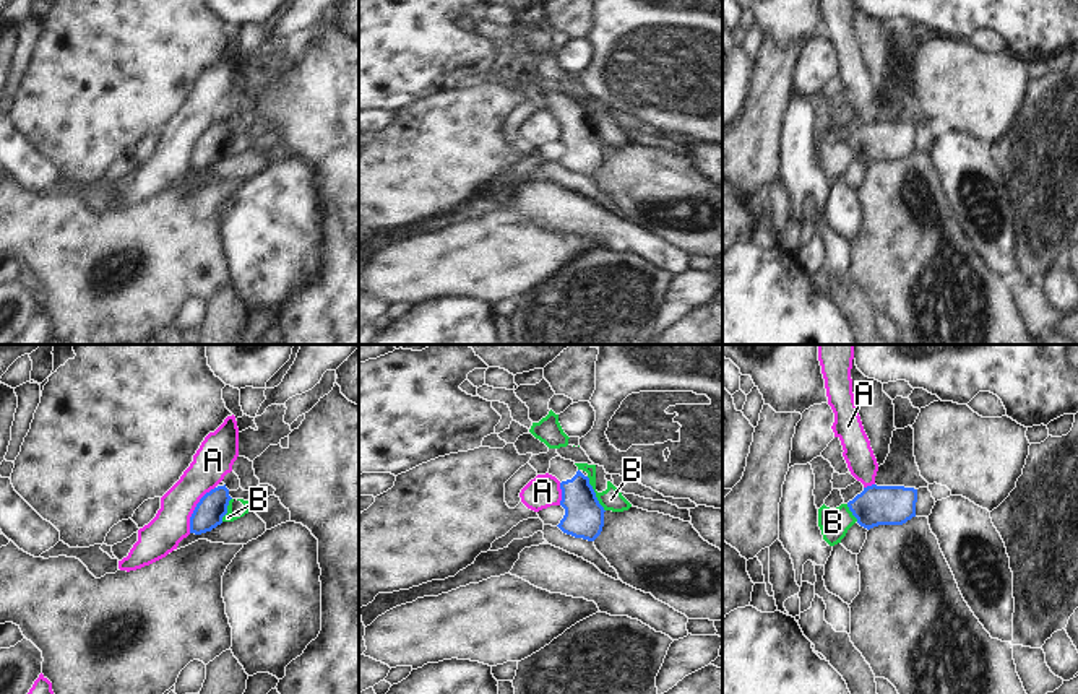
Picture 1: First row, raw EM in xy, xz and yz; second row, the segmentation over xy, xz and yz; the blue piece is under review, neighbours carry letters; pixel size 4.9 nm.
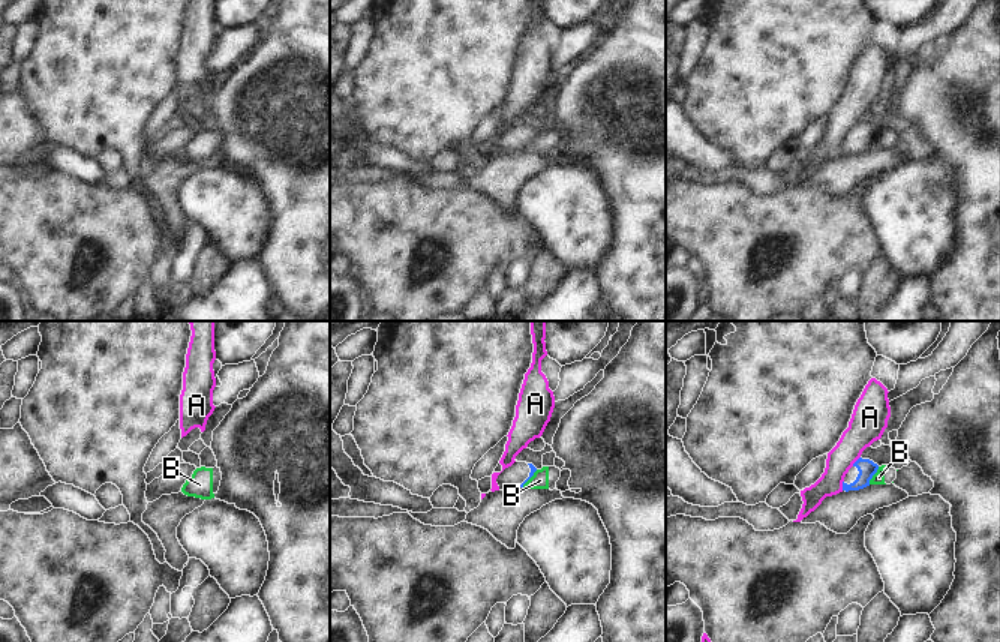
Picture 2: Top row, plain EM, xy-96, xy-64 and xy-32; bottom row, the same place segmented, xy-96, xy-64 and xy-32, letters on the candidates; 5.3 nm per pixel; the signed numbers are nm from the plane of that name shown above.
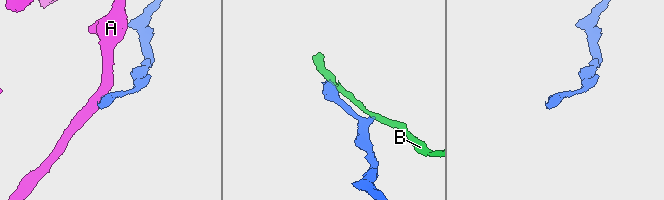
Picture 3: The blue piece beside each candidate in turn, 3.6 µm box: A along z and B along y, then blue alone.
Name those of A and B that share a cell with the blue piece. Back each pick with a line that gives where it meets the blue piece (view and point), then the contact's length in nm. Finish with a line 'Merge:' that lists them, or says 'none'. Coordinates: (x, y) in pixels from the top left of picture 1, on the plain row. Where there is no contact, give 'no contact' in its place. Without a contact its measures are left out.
Merge: none

